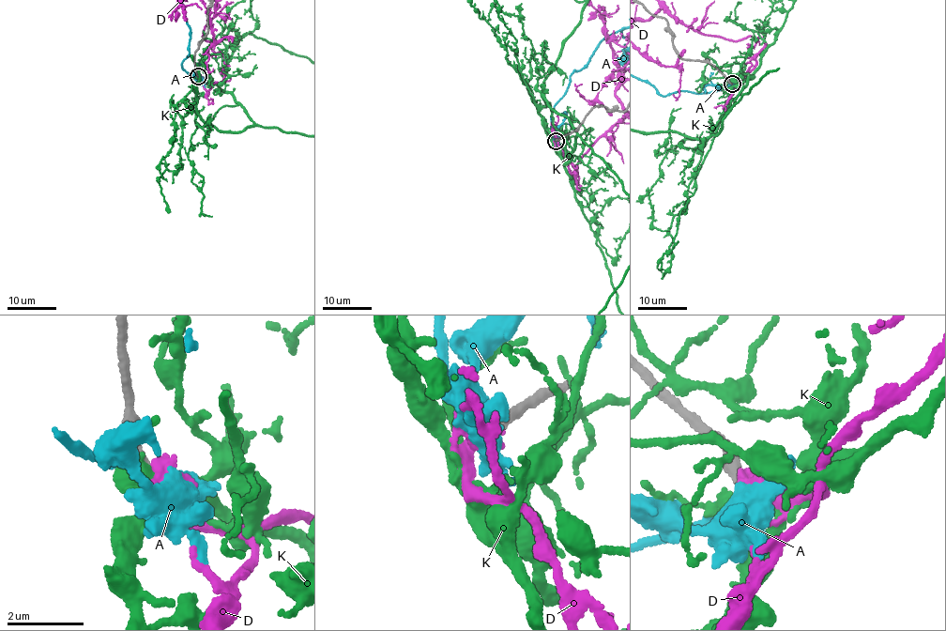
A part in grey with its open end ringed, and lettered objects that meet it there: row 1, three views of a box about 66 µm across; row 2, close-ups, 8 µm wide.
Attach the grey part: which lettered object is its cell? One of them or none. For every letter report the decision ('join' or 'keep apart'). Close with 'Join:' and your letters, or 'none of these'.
A: keep apart
D: join
K: keep apart
Join: D

